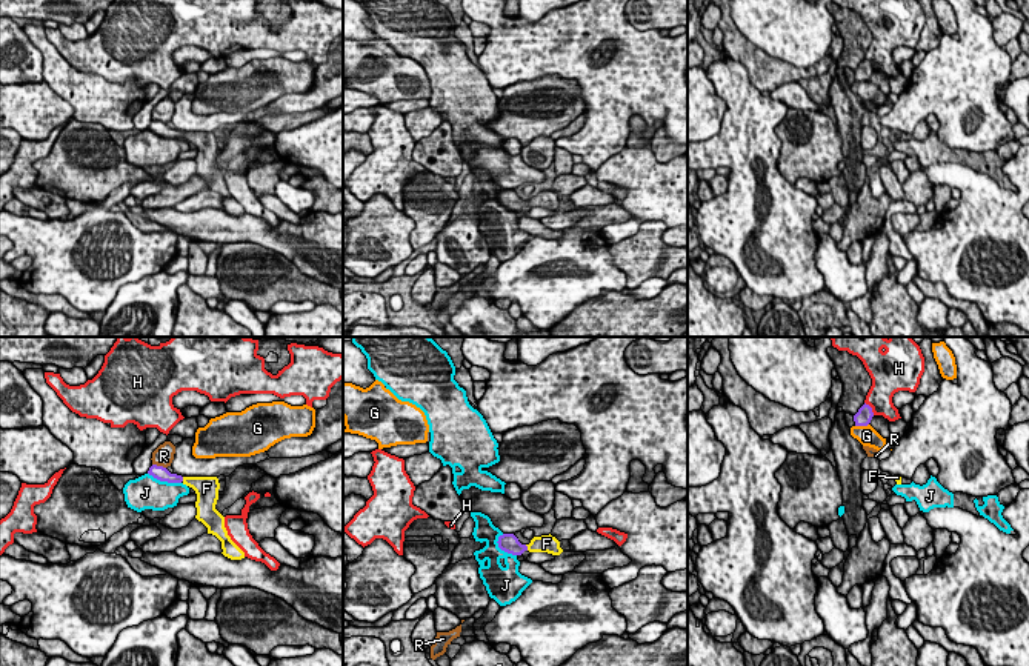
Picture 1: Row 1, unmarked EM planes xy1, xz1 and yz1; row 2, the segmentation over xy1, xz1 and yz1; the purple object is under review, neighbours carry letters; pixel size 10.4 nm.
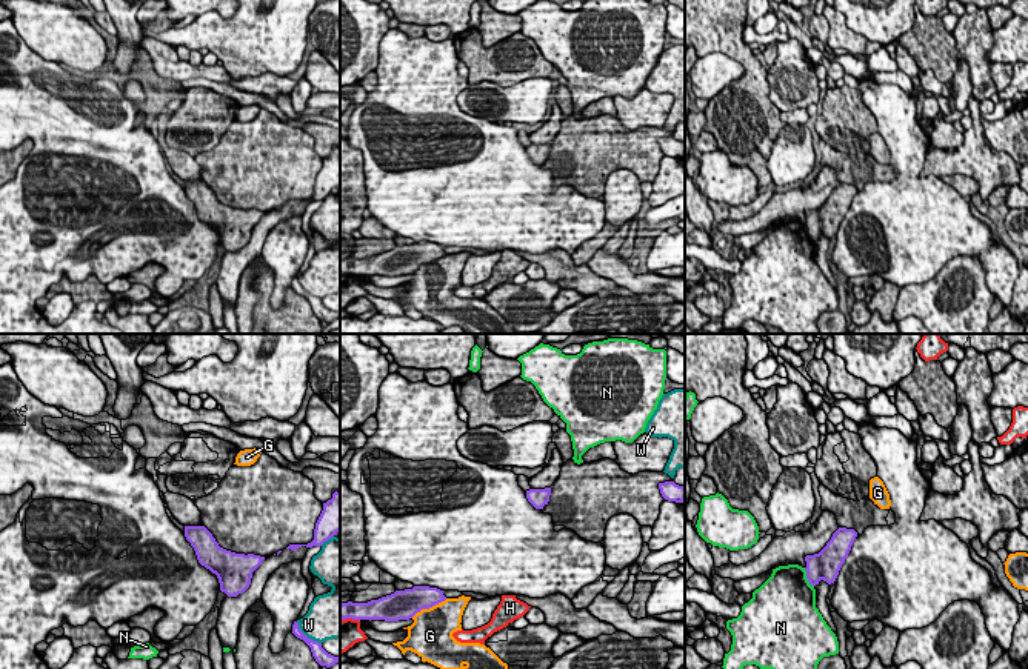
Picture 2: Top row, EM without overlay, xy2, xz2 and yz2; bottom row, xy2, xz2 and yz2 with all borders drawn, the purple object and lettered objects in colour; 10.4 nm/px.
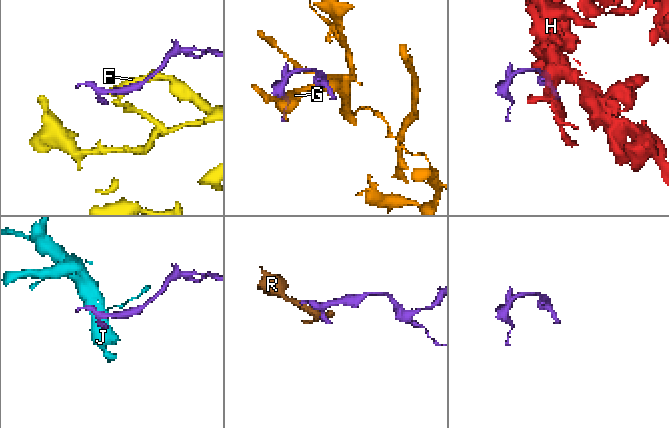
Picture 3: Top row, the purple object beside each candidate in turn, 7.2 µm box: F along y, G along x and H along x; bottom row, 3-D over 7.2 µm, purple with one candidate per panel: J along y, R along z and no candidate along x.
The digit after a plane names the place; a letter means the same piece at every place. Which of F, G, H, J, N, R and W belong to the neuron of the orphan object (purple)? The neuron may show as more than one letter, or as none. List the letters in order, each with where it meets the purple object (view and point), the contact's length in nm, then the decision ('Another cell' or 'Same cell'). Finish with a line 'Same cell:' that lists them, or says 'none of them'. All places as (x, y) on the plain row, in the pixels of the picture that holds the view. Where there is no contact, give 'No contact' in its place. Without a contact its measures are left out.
F: Touches purple at xz1 (526, 203). Shared border 70 nm. Same cell
G: Touches purple at xz2 (428, 263). Shared border 440 nm. Another cell
H: Touches purple at yz1 (871, 63). Shared border 180 nm. Another cell
J: Touches purple at xy1 (165, 136). Shared border 380 nm. Another cell
N: Touches purple at yz2 (807, 232). Shared border 240 nm. Another cell
R: Touches purple at xy1 (159, 122). Shared border 150 nm. Another cell
W: Touches purple at xy2 (305, 291). Shared border 360 nm. Another cell
Same cell: F

